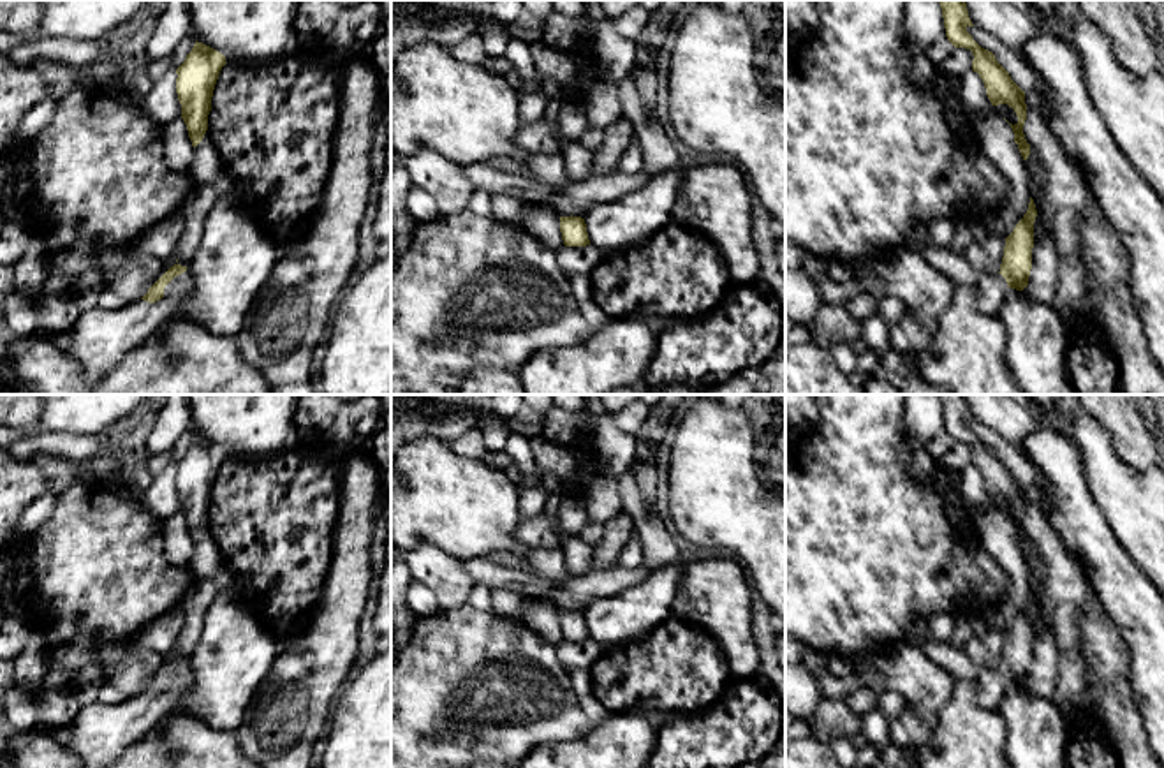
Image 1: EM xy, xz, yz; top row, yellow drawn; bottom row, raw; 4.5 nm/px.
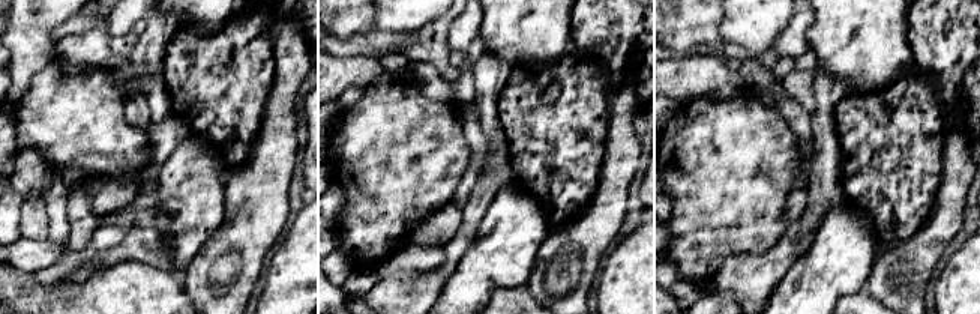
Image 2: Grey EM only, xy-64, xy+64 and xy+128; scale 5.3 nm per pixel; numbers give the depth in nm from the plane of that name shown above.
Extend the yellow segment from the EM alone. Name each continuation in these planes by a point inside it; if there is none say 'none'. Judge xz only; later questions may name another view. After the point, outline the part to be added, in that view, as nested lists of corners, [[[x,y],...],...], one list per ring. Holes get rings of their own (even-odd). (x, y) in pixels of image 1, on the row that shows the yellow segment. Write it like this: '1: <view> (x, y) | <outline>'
none

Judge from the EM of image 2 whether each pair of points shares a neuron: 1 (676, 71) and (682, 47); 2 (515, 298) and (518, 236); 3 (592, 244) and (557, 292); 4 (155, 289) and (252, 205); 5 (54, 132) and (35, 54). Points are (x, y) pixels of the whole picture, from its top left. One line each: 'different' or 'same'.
1: different
2: different
3: same
4: different
5: different

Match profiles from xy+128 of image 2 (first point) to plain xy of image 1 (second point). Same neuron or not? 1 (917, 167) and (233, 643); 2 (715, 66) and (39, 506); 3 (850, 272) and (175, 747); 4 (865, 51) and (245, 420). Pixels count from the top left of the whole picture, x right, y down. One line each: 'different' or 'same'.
1: different
2: different
3: different
4: same

